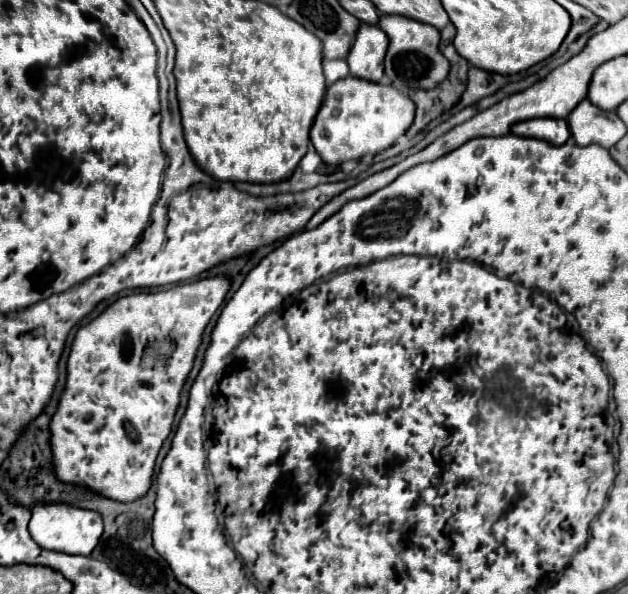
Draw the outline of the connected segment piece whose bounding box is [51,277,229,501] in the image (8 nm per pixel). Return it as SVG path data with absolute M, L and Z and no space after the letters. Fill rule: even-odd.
M211 277L161 289L157 293L121 297L97 319L77 331L67 361L67 385L59 401L59 409L51 419L53 461L55 473L61 481L87 485L89 489L117 501L133 501L147 493L157 453L171 433L179 393L193 367L203 329L221 307L227 291L227 277ZM163 343L175 343L175 349L169 355L163 355L163 347L167 347Z

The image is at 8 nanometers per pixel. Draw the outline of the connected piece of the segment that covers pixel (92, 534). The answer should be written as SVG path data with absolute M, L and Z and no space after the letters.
M47 503L45 507L31 509L29 533L43 549L63 551L63 553L71 553L71 555L89 555L95 549L95 545L103 533L103 523L101 523L101 515L97 515L97 511L69 507L69 503Z

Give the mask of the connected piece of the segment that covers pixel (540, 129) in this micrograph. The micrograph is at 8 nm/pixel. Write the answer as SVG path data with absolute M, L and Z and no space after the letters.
M529 119L515 123L511 127L511 133L519 137L535 137L543 139L551 145L563 145L571 137L569 125L565 119Z

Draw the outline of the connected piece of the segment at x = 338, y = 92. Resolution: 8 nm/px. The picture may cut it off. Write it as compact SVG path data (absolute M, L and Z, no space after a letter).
M345 77L327 87L321 111L311 127L311 143L321 155L323 163L339 165L363 155L377 155L389 149L413 123L413 101L397 91L379 83Z

